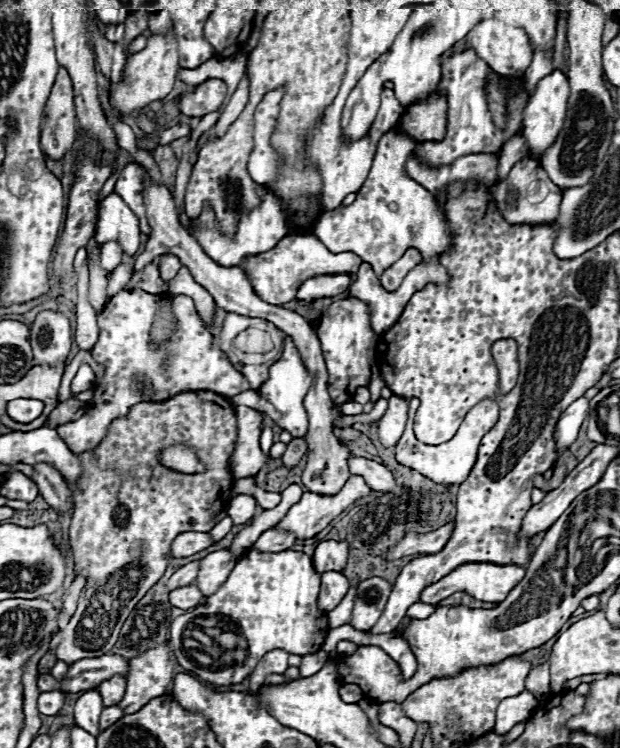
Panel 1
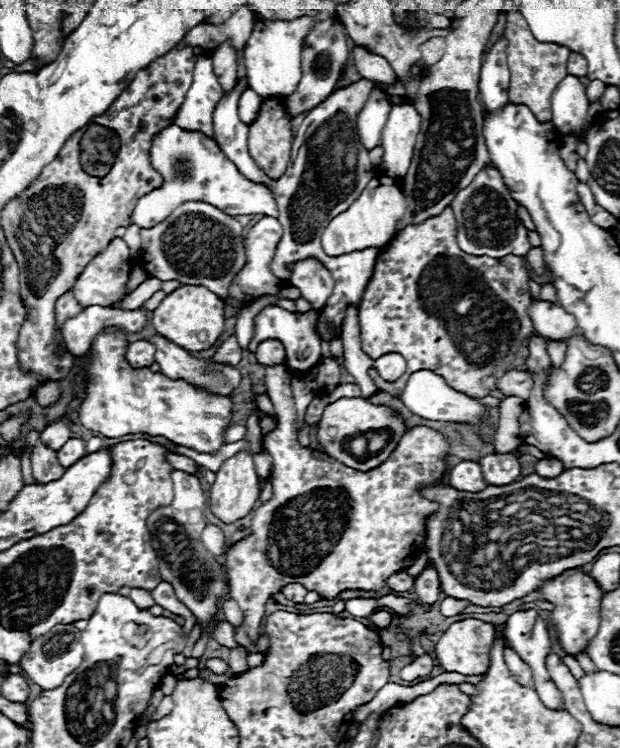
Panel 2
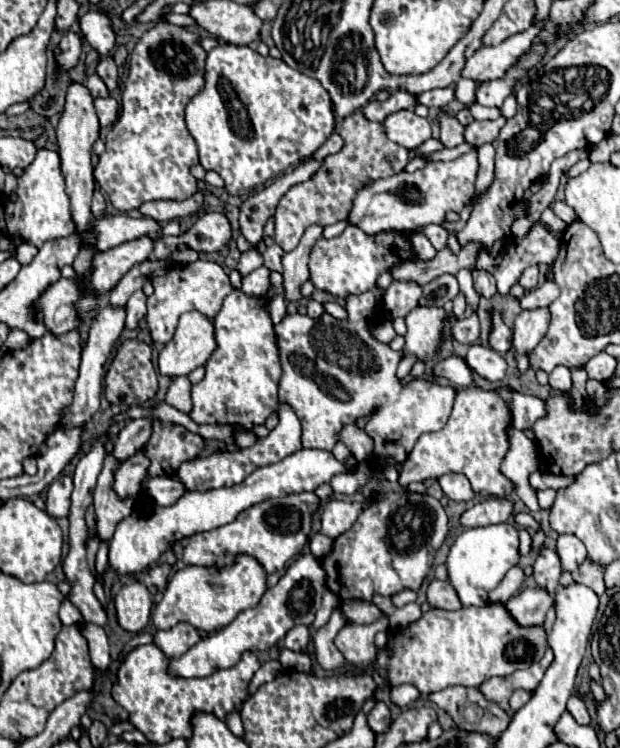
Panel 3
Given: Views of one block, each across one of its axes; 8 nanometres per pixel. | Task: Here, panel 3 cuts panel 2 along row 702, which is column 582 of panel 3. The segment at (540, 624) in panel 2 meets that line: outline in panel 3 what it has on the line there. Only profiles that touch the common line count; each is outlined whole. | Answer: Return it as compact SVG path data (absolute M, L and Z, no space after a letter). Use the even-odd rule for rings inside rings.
M564 534L556 538L556 552L562 562L562 570L574 572L584 560L586 560L586 548L584 544L574 538L572 534Z

